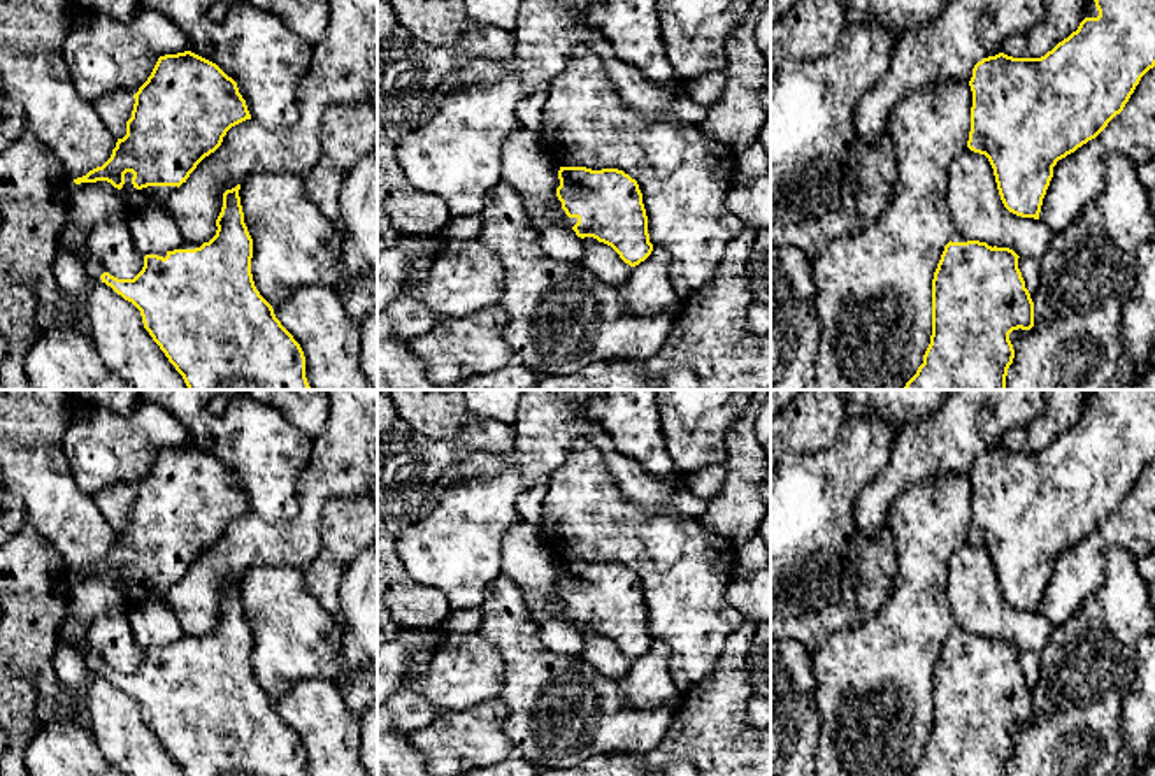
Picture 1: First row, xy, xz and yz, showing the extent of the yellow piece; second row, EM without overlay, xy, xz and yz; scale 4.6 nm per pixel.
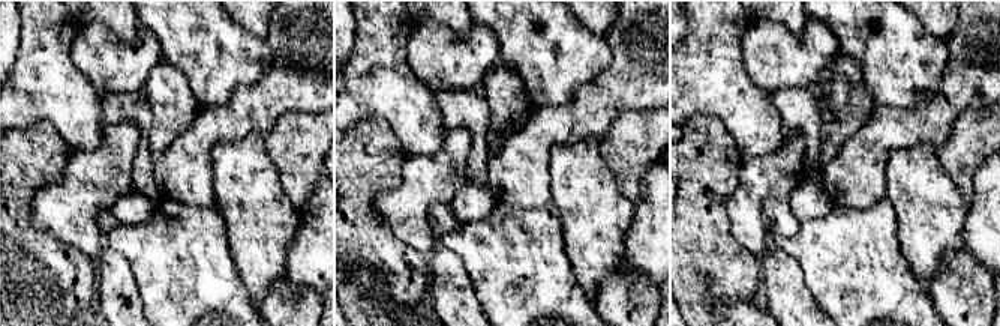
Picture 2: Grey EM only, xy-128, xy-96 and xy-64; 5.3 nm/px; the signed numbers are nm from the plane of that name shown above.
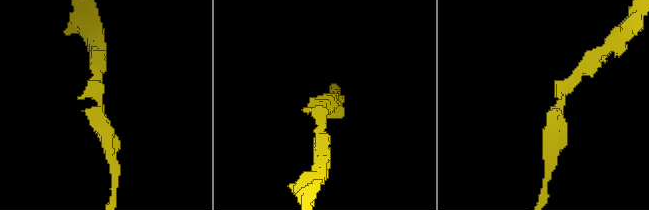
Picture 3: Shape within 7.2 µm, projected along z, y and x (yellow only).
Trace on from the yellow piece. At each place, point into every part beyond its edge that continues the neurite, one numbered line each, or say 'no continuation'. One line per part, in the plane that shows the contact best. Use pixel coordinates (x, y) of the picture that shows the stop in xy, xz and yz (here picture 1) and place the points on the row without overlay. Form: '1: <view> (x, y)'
1: xy (136, 592)

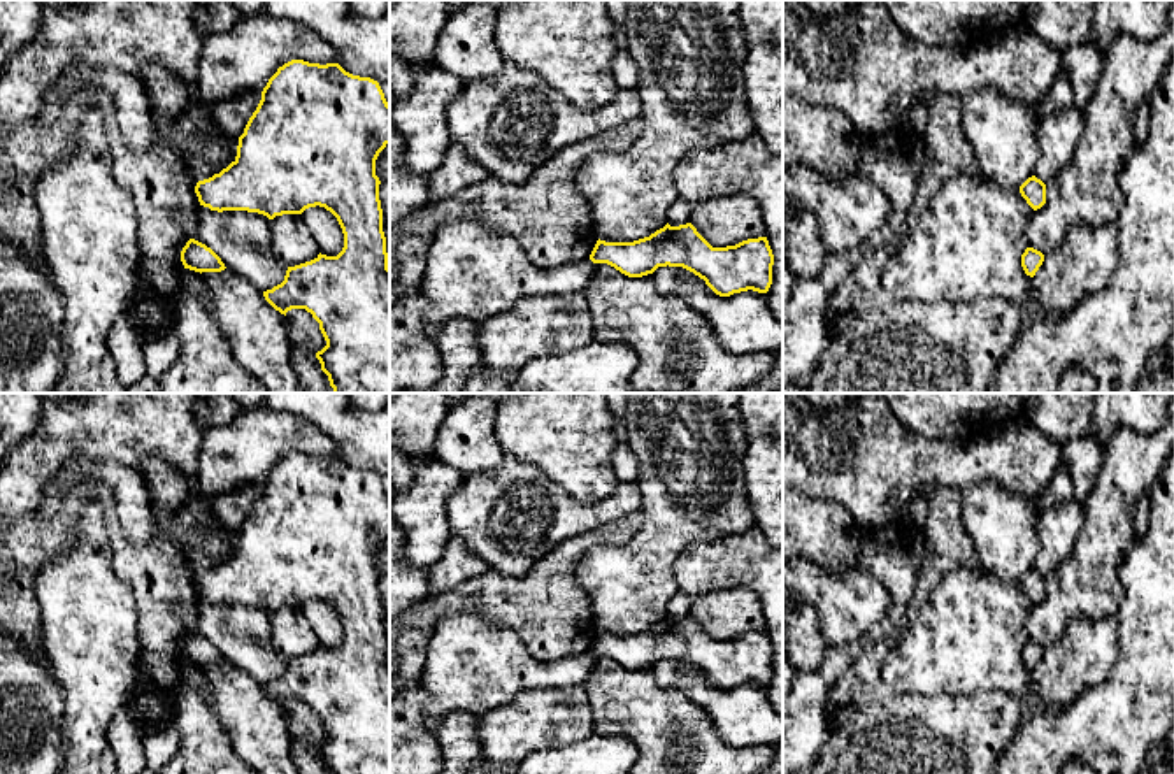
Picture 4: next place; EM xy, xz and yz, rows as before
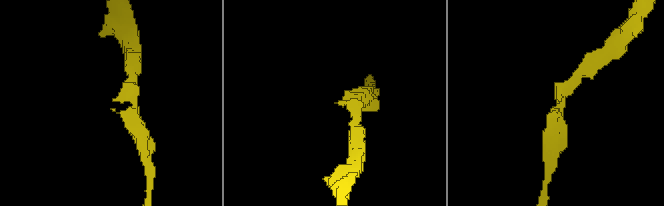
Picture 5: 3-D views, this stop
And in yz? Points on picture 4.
no continuation

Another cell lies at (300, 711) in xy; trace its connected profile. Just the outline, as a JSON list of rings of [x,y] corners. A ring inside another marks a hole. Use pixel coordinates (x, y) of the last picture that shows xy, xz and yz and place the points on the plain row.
[[[305,702],[283,707],[291,744],[291,758],[300,774],[328,774],[316,746],[326,739],[319,716]]]

